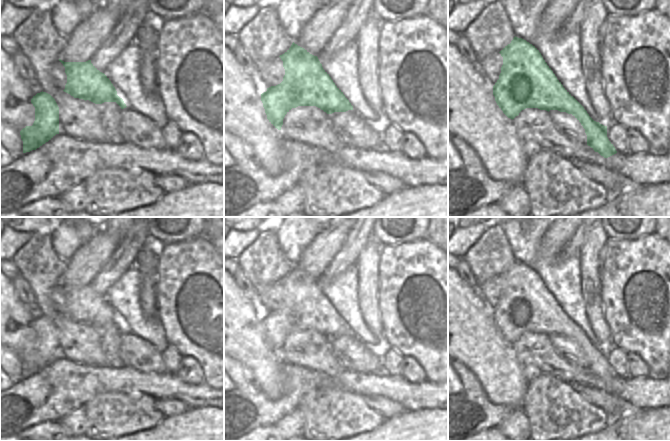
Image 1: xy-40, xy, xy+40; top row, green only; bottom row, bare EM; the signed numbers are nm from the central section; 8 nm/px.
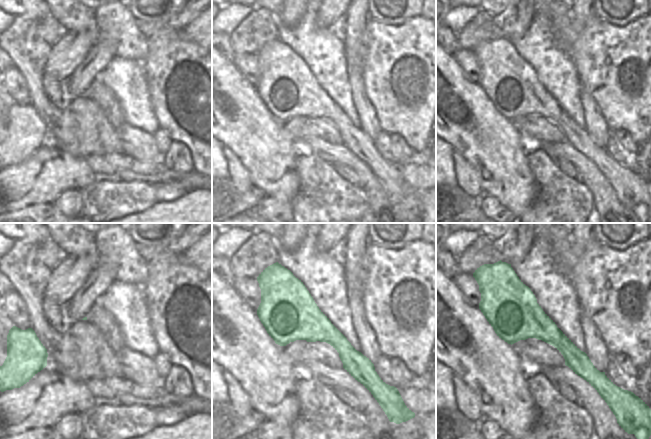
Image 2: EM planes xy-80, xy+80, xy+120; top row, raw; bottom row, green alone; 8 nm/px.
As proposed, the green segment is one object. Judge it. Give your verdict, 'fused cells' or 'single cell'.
single cell

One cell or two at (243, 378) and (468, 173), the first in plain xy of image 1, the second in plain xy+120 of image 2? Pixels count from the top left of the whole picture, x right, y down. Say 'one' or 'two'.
one

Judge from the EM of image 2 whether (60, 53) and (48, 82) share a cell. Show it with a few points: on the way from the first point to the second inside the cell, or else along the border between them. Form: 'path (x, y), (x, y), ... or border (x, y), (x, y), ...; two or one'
border (45, 73), (63, 83); two

